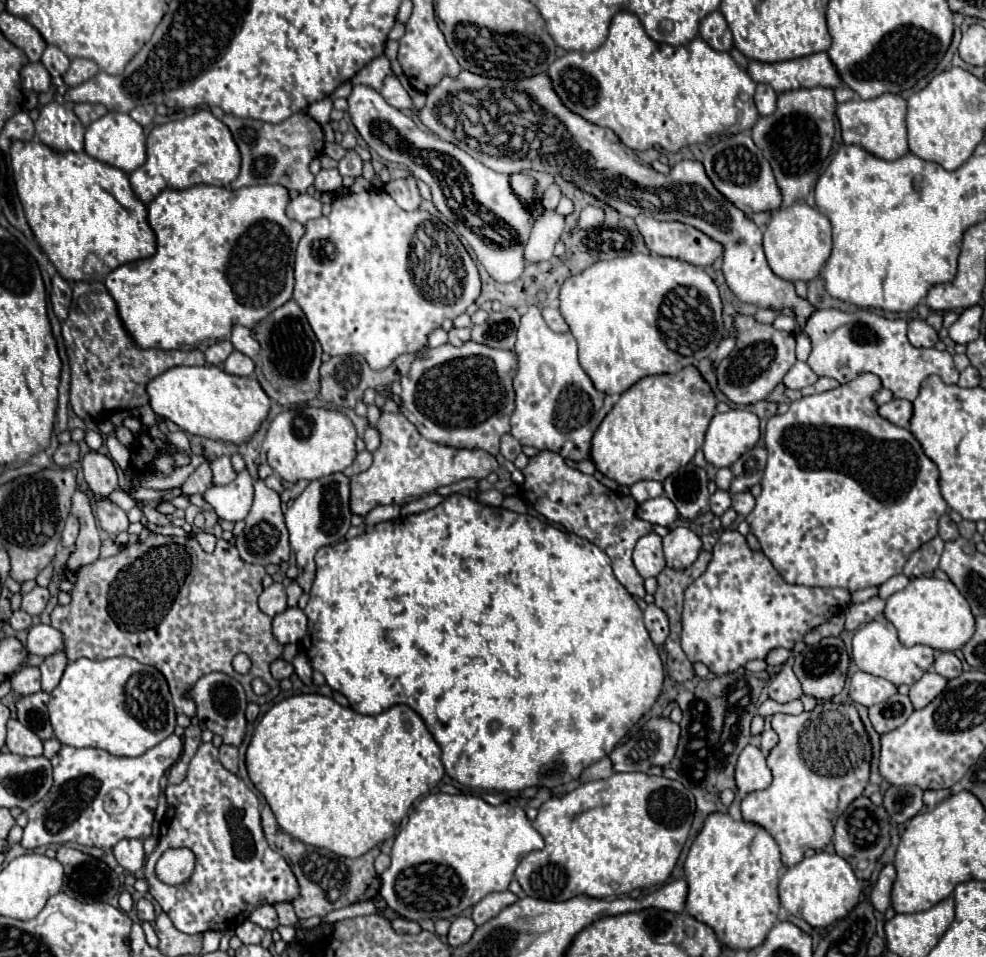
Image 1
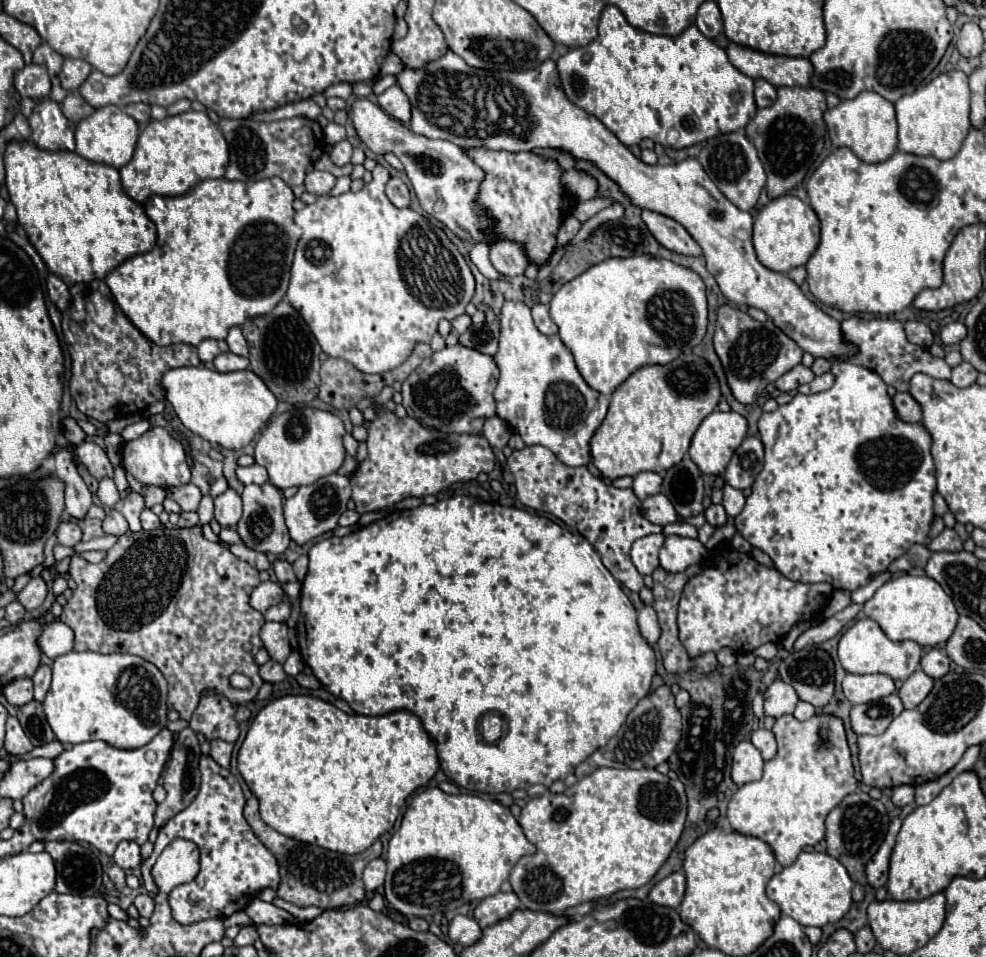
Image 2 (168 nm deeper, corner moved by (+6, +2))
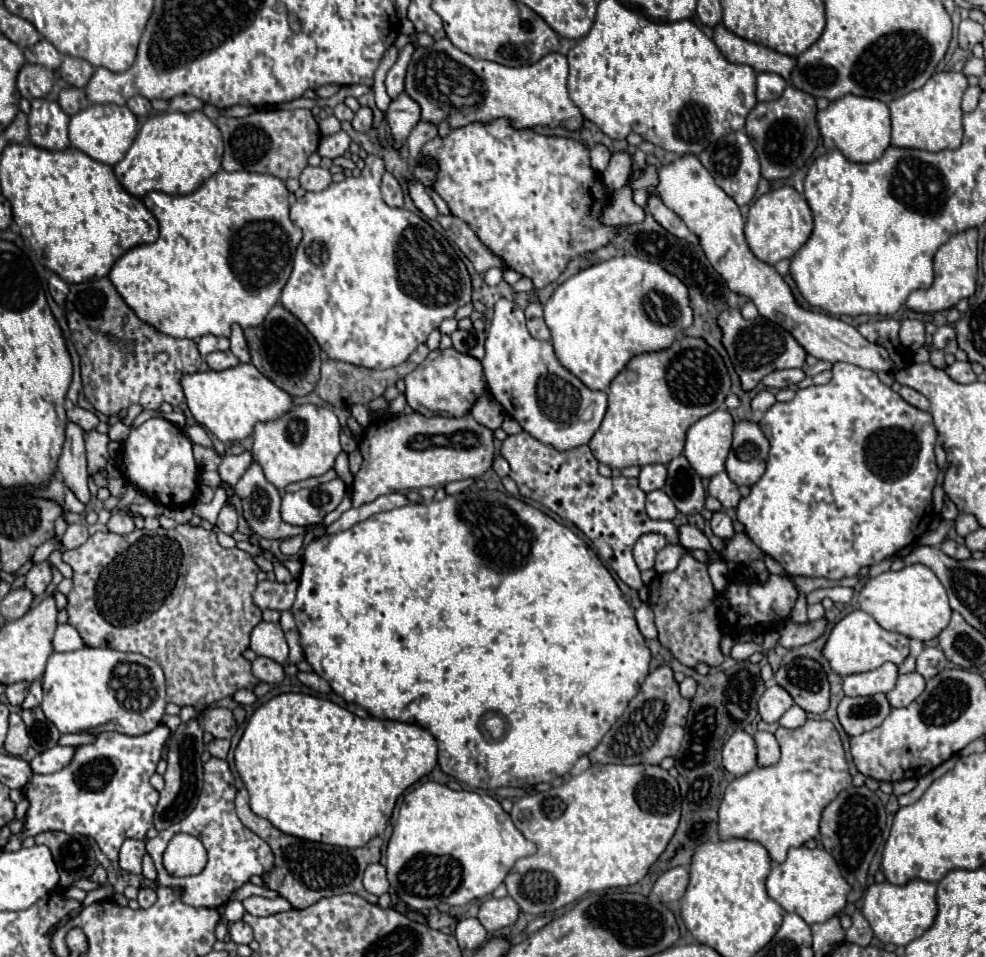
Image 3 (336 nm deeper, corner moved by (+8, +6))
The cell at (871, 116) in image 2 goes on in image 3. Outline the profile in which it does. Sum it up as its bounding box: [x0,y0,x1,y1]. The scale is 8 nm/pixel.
[818,96,890,162]

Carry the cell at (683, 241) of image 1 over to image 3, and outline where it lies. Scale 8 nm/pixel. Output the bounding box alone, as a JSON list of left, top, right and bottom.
[648,196,698,244]

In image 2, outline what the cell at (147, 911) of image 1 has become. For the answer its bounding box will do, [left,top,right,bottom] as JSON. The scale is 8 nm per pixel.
[134,894,154,918]

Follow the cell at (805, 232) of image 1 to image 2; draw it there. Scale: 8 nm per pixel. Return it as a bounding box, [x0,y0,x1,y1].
[754,194,820,272]

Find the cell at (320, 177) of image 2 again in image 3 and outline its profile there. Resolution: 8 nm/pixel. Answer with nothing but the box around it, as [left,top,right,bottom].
[300,166,332,192]

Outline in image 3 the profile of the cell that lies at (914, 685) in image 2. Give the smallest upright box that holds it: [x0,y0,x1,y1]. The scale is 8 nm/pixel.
[886,672,926,708]

